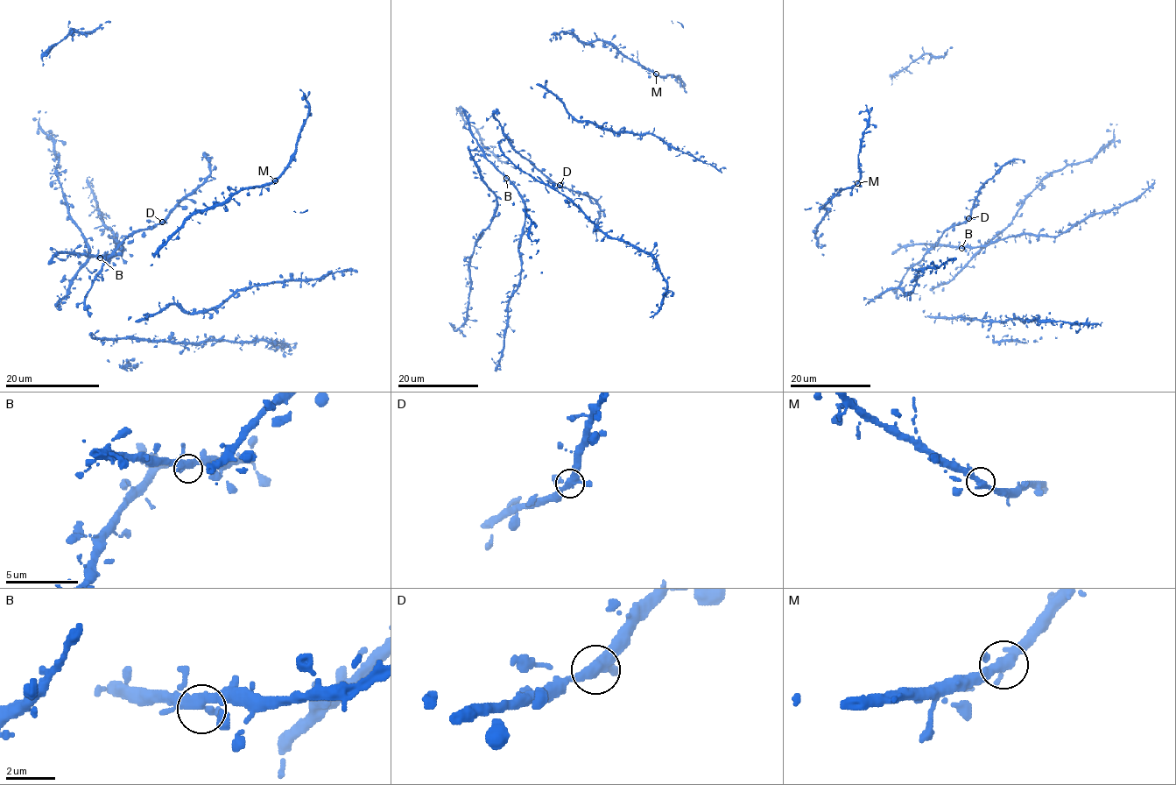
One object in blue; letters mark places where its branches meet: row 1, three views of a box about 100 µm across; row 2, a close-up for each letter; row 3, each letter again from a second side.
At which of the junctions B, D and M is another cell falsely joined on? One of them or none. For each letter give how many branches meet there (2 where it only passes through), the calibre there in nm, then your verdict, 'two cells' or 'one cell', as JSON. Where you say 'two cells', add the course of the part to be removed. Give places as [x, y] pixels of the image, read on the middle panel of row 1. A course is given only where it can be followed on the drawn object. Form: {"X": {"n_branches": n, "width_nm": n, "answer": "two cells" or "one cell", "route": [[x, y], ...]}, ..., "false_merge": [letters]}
{"B": {"n_branches": 3, "width_nm": 340, "answer": "one cell"}, "D": {"n_branches": 3, "width_nm": 320, "answer": "one cell"}, "M": {"n_branches": 3, "width_nm": 320, "answer": "one cell"}, "false_merge": []}

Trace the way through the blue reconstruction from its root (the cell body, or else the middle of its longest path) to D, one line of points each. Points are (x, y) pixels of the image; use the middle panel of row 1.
D: (507, 137), (510, 144), (519, 154), (559, 185)

